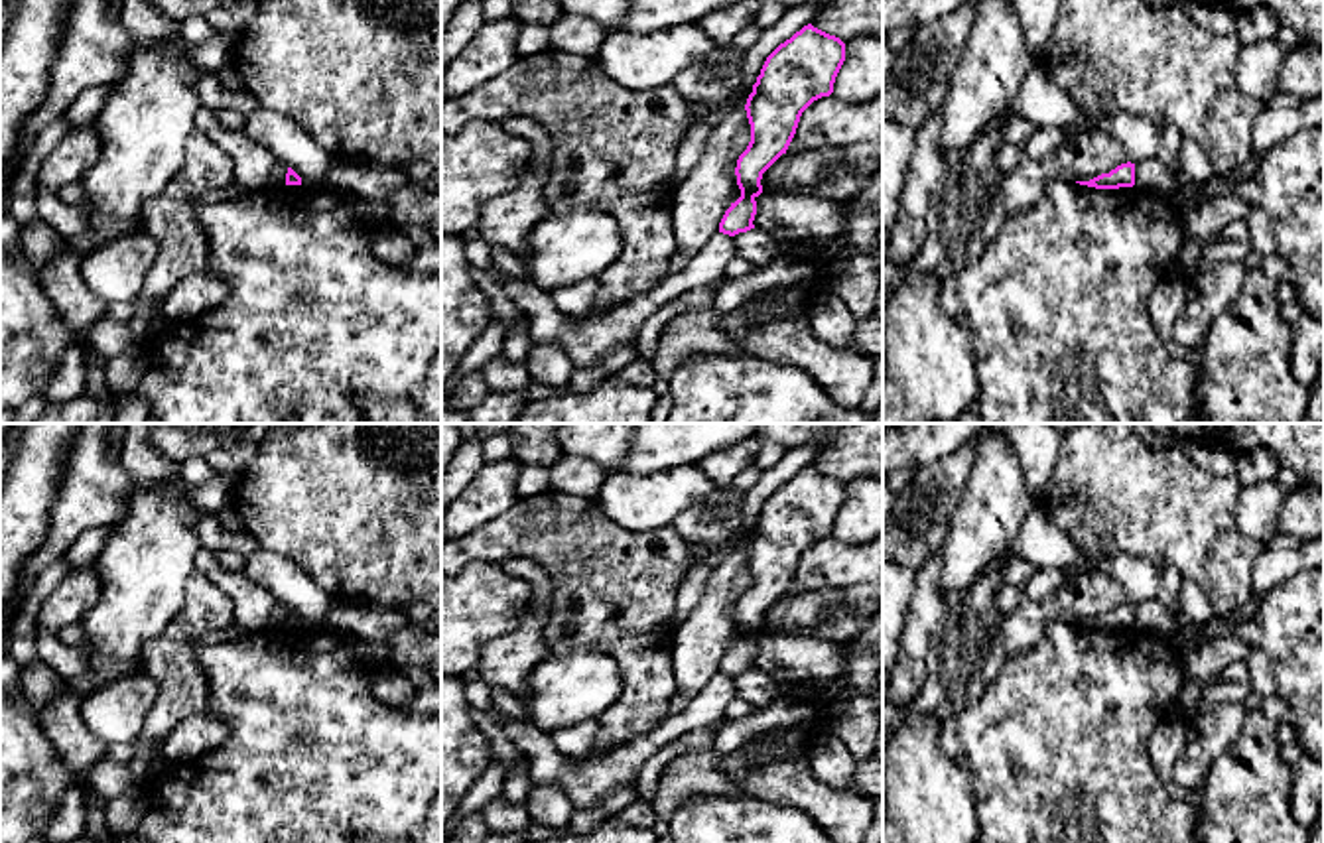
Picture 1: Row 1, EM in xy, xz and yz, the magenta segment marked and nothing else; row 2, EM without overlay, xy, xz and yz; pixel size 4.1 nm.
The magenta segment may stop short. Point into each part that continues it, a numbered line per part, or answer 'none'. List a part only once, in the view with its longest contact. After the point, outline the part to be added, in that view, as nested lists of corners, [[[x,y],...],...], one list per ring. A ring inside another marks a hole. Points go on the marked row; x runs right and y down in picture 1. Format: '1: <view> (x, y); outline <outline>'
none

